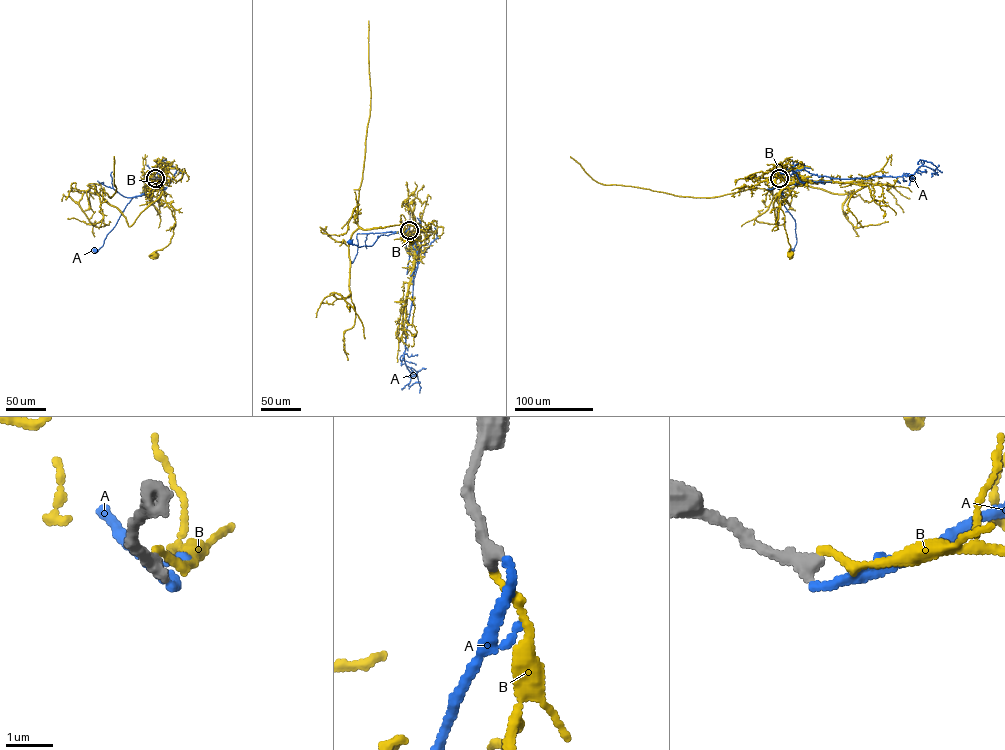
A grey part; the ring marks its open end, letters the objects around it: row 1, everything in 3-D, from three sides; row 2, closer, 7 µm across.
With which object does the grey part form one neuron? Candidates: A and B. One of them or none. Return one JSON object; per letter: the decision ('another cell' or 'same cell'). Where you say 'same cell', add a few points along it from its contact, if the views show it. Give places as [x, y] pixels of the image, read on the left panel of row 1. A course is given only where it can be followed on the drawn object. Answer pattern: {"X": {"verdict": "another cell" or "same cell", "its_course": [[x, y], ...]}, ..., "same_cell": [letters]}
{"A": {"verdict": "same cell", "its_course": [[155, 179], [154, 174], [154, 184], [130, 201], [102, 246], [95, 250]]}, "B": {"verdict": "another cell"}, "same_cell": ["A"]}

